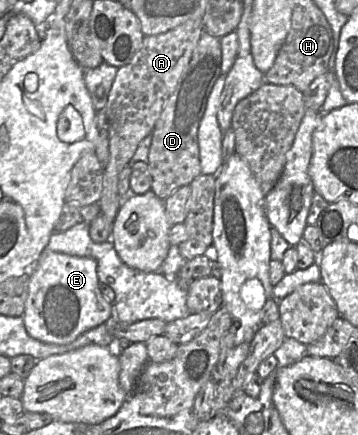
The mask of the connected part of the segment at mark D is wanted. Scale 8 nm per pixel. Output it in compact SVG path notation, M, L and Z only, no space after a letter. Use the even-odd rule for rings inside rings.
M204 31L187 70L169 97L151 135L148 166L152 175L151 191L166 200L178 188L190 185L201 174L198 130L216 80L222 75L221 37Z

